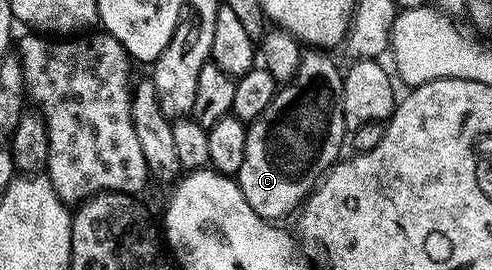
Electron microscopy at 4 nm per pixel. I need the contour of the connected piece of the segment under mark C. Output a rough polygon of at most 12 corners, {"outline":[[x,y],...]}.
{"outline":[[306,50],[249,122],[240,190],[302,207],[343,155],[343,69]]}

